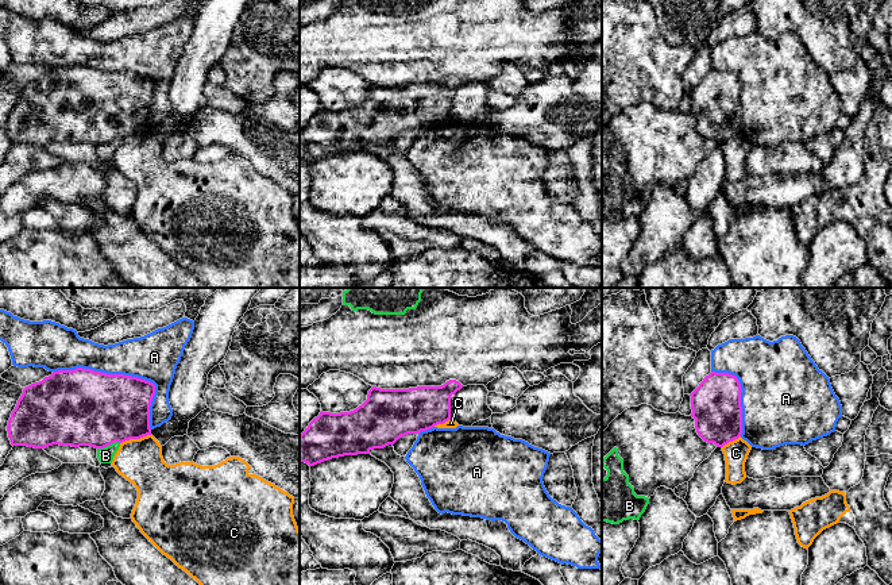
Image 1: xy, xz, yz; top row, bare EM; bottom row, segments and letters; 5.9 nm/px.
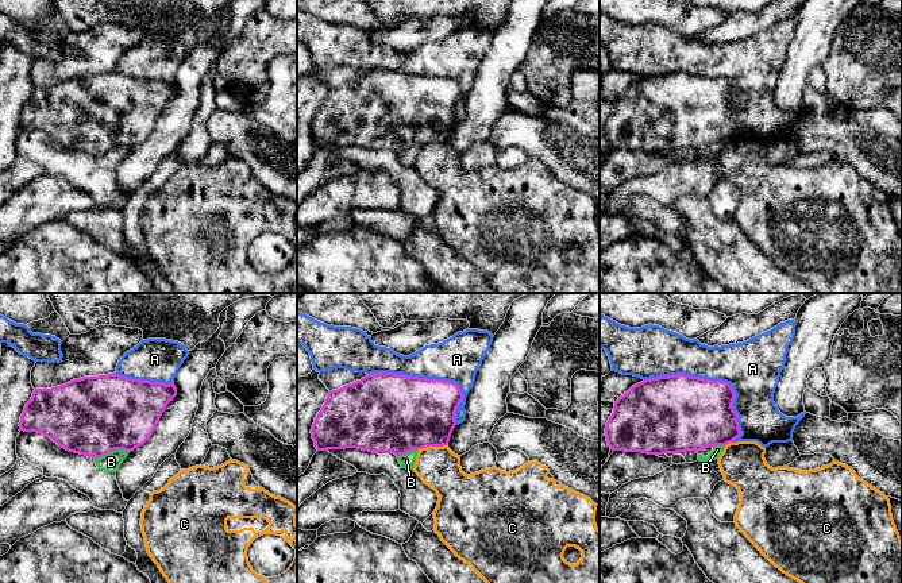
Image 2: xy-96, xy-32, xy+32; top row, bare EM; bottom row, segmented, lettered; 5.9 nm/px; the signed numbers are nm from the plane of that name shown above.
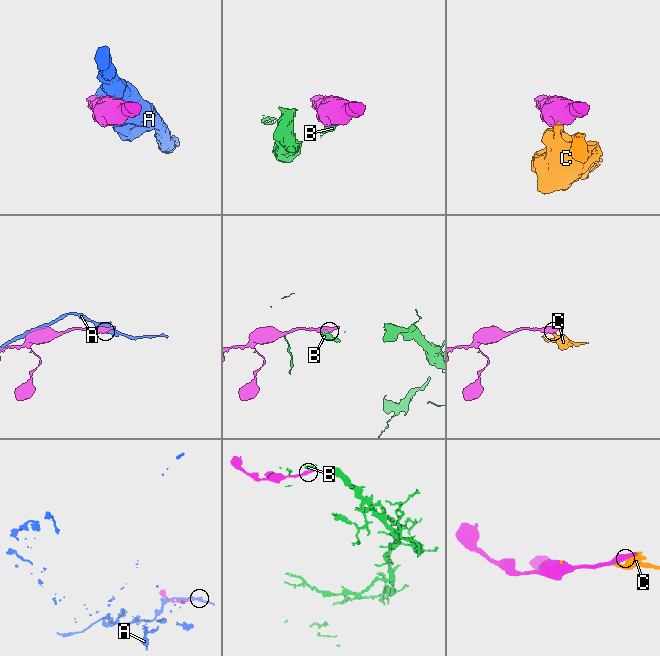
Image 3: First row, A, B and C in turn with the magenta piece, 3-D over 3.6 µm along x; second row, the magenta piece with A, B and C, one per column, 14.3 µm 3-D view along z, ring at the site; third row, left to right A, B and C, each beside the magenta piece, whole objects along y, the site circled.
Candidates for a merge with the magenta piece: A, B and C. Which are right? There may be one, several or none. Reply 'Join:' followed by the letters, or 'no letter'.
Join: no letter

